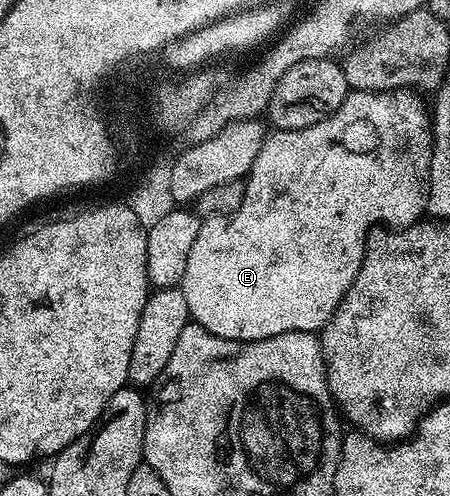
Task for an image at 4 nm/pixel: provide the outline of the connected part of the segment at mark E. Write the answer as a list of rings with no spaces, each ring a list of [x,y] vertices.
[[[357,90],[348,93],[345,101],[341,104],[341,108],[337,108],[337,112],[333,112],[329,118],[322,118],[317,124],[313,124],[309,128],[301,128],[300,130],[284,130],[282,128],[276,129],[275,134],[268,133],[263,140],[263,147],[261,152],[257,152],[257,160],[253,160],[251,165],[251,173],[245,179],[245,200],[241,200],[241,208],[237,208],[231,214],[212,214],[206,220],[200,221],[199,231],[197,232],[197,240],[193,240],[193,249],[189,252],[189,264],[185,264],[185,276],[181,283],[181,289],[185,296],[185,304],[189,308],[191,318],[205,327],[207,330],[213,332],[222,338],[229,340],[237,340],[238,342],[252,342],[253,340],[261,340],[269,336],[277,336],[285,332],[293,332],[294,330],[306,330],[308,332],[322,331],[323,327],[327,325],[327,321],[335,315],[335,310],[341,304],[341,300],[345,296],[345,292],[349,292],[349,288],[353,284],[353,280],[357,276],[357,272],[363,263],[363,257],[367,254],[367,239],[373,228],[380,224],[387,224],[383,222],[392,222],[392,227],[406,228],[415,225],[424,217],[427,208],[427,177],[429,176],[429,168],[431,167],[431,119],[429,117],[428,107],[423,107],[423,102],[418,93],[405,90]]]

